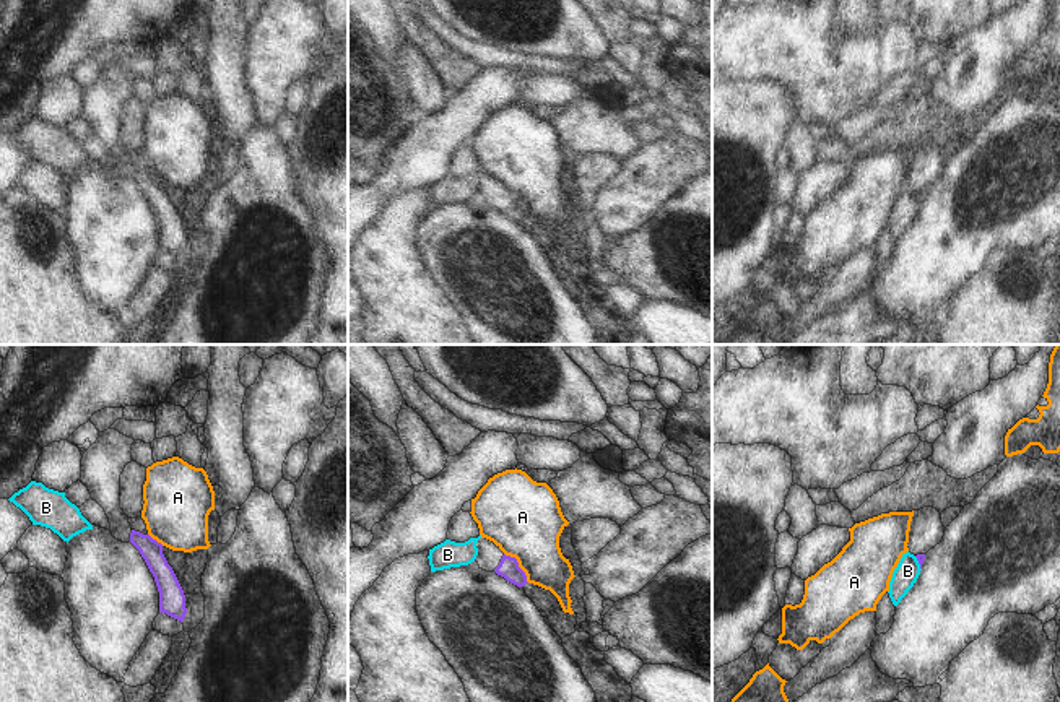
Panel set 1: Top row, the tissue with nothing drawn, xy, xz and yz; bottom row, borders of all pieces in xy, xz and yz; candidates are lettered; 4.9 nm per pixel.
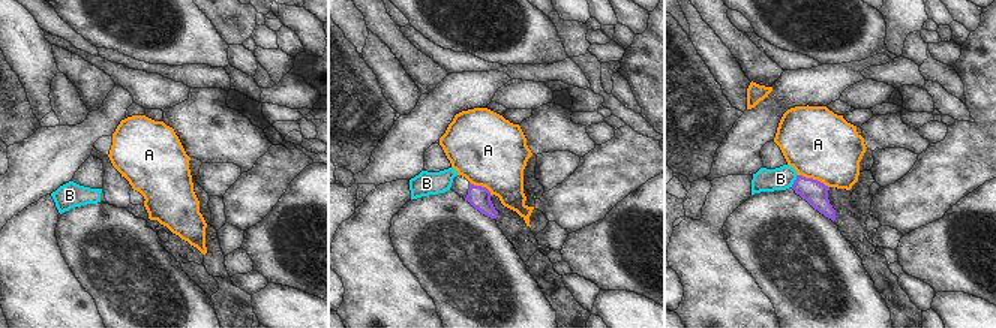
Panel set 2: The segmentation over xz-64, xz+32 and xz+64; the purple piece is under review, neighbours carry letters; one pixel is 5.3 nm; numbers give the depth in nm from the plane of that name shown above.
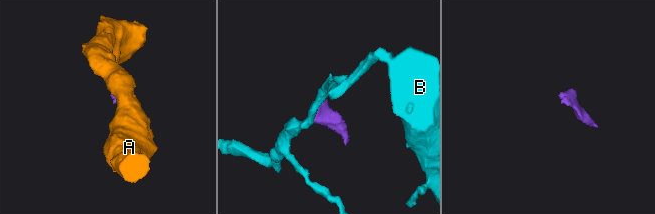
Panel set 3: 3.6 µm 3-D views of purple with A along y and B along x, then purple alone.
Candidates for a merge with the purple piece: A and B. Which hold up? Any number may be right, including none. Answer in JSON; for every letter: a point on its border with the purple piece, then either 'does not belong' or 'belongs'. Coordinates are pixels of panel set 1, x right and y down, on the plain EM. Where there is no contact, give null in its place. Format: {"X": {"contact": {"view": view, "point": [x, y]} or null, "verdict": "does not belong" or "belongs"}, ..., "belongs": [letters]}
{"A": {"contact": {"view": "xz", "point": [517, 202]}, "verdict": "does not belong"}, "B": {"contact": {"view": "yz", "point": [919, 199]}, "verdict": "does not belong"}, "belongs": []}

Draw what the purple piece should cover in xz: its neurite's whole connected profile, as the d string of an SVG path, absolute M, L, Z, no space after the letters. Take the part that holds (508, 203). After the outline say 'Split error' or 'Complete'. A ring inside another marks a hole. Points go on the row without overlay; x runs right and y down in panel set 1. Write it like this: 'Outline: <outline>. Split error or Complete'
Outline: M480 174L476 184L478 192L475 197L478 198L480 205L496 208L517 223L528 219L525 208L519 203L517 195L506 192L493 177Z. Split error.

